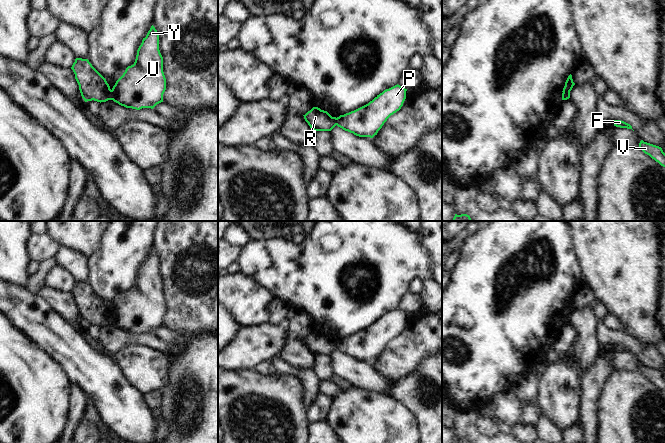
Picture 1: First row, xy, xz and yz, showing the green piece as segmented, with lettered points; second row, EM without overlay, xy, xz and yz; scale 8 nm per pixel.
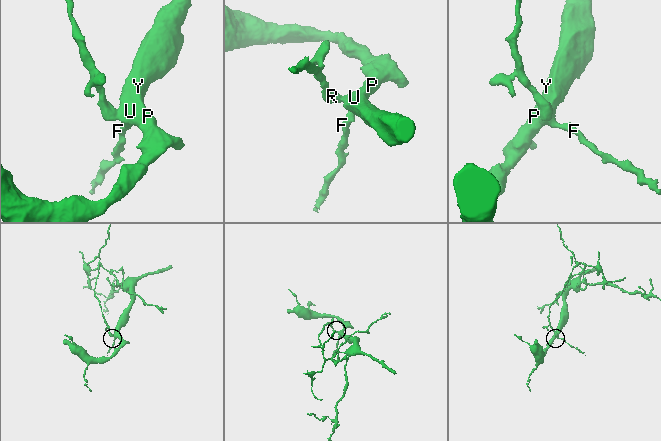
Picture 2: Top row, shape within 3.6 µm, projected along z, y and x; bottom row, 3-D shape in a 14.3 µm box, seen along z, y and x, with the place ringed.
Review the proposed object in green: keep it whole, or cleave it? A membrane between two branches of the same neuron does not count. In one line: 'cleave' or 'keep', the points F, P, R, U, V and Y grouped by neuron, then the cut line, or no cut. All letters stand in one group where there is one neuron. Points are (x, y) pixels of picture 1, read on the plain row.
cleave; groups F P U V Y / R; cut xy (110, 314), (112, 323)

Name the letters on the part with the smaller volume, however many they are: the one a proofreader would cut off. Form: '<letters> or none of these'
R

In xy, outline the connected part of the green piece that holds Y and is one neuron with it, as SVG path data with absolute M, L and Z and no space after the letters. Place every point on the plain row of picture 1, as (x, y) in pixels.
M152 249L137 274L133 289L128 290L112 312L112 324L126 332L153 333L163 326L166 302L159 274L159 258Z

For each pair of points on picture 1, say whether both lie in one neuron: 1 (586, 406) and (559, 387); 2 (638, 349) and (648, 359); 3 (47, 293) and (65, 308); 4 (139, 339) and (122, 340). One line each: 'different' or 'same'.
1: different
2: same
3: same
4: same

